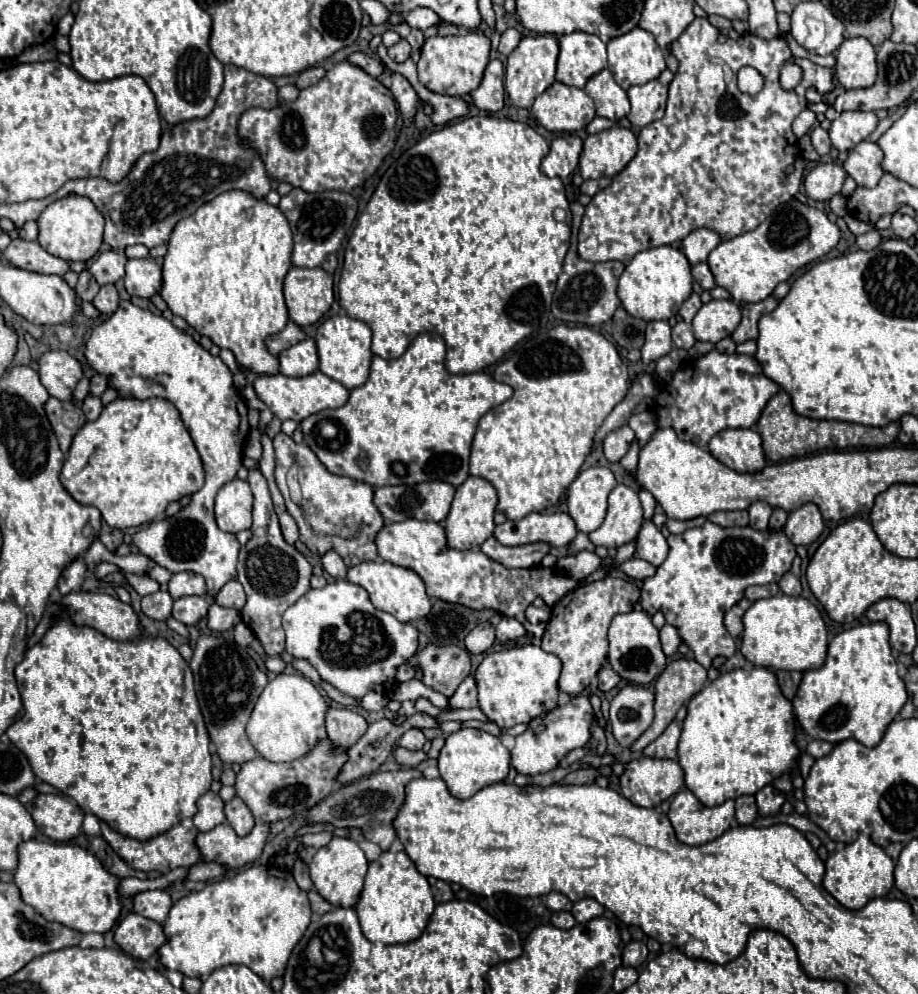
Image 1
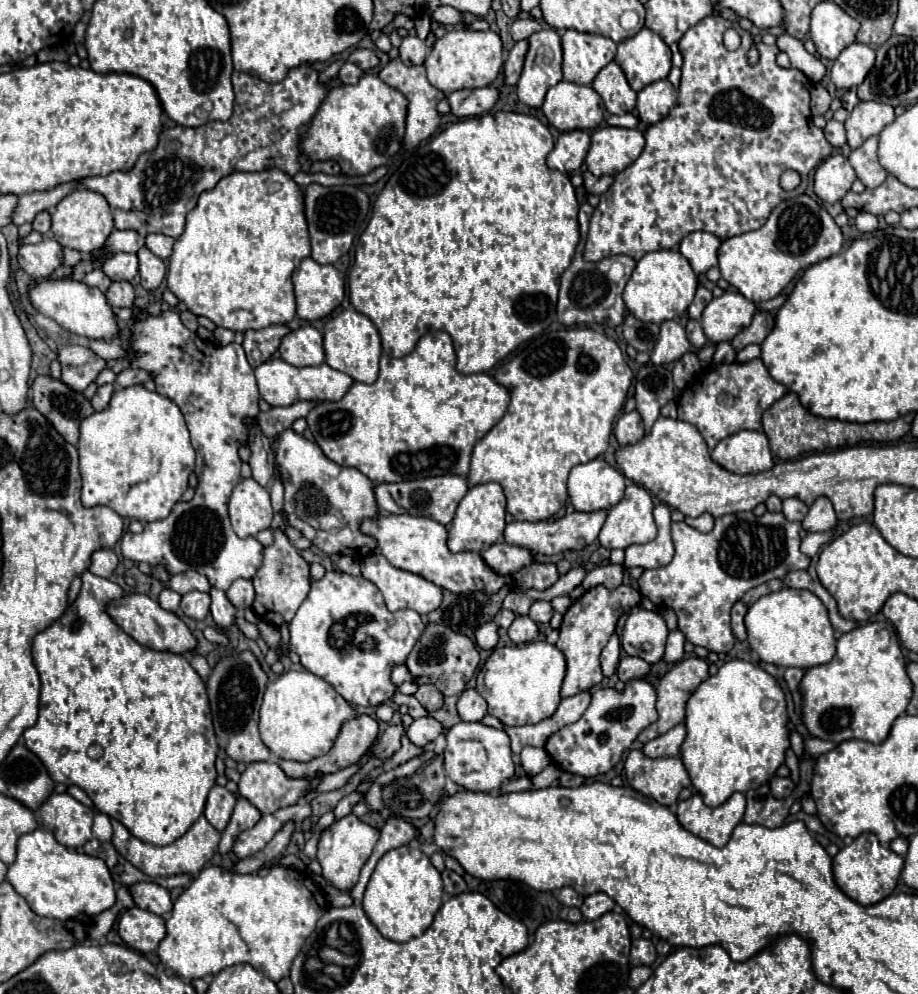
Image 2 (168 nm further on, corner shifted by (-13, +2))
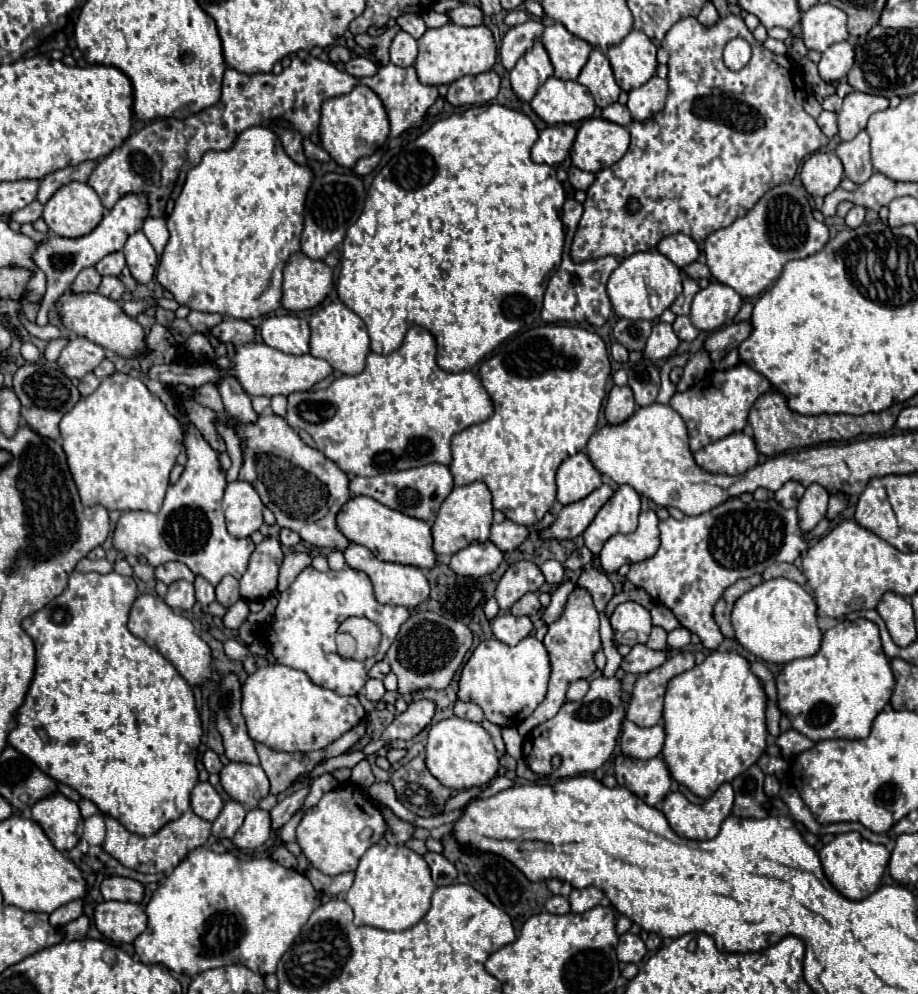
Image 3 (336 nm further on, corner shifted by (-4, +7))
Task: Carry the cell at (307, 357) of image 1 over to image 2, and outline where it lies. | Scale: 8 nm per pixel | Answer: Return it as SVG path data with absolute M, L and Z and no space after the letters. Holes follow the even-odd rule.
M312 325L298 327L284 335L280 341L280 357L296 367L320 365L324 363L324 347L322 347L322 333L316 331Z

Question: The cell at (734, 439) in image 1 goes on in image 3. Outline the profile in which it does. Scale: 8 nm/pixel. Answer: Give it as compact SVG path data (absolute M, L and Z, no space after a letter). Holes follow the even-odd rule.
M733 432L695 452L695 462L707 472L743 474L757 466L759 452L755 440L745 432Z

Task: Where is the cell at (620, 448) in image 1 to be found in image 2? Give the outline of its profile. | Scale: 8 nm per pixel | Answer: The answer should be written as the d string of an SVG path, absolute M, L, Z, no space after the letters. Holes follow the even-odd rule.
M634 409L630 413L624 413L614 427L614 435L618 439L620 445L628 445L628 443L636 443L644 437L644 423L640 413Z

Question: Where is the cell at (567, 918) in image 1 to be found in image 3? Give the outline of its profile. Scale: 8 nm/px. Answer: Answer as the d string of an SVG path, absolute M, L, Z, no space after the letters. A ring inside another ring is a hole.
M551 896L545 904L551 914L569 914L569 900L565 896Z

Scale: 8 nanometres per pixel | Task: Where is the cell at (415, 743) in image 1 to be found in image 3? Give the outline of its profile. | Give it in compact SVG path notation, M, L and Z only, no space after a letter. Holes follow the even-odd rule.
M429 700L411 702L403 714L395 716L395 720L383 732L383 736L365 748L365 752L377 752L393 740L413 740L425 726L431 724L433 714L435 714L433 702L429 702Z

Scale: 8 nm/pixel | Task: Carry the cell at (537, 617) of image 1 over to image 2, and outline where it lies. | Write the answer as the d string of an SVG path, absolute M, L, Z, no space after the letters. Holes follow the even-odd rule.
M536 601L536 603L532 603L530 613L528 613L528 617L532 621L536 621L536 623L548 623L552 619L552 615L554 615L554 609L552 609L552 605L548 601Z

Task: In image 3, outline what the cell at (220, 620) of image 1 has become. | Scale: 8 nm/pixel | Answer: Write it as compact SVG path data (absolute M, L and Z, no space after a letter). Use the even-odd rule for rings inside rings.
M197 576L195 578L195 596L203 606L209 606L215 600L215 588L207 580Z

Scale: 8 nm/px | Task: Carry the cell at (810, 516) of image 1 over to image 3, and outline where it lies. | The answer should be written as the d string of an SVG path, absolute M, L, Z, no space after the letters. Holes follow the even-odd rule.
M811 484L805 490L805 494L803 494L803 498L799 500L799 506L797 506L799 526L801 526L803 532L813 530L817 526L817 522L821 522L825 518L827 500L829 500L829 494L819 484Z

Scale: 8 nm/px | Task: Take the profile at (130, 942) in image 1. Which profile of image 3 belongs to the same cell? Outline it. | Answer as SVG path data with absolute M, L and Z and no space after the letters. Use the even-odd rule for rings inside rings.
M101 902L93 920L99 932L113 942L133 942L147 928L145 908L133 902Z

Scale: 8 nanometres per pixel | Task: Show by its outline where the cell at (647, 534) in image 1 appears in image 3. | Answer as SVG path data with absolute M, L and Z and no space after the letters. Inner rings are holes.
M645 510L639 516L639 526L631 534L611 536L601 554L599 562L605 572L617 572L623 564L643 562L659 550L659 518L653 510Z

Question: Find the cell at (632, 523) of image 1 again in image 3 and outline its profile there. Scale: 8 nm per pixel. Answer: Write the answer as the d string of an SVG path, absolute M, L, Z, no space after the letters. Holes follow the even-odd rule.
M629 484L617 486L615 494L607 500L607 504L597 512L591 526L585 530L585 546L599 554L603 544L617 532L631 534L637 530L637 516L641 512L641 500L635 488Z

